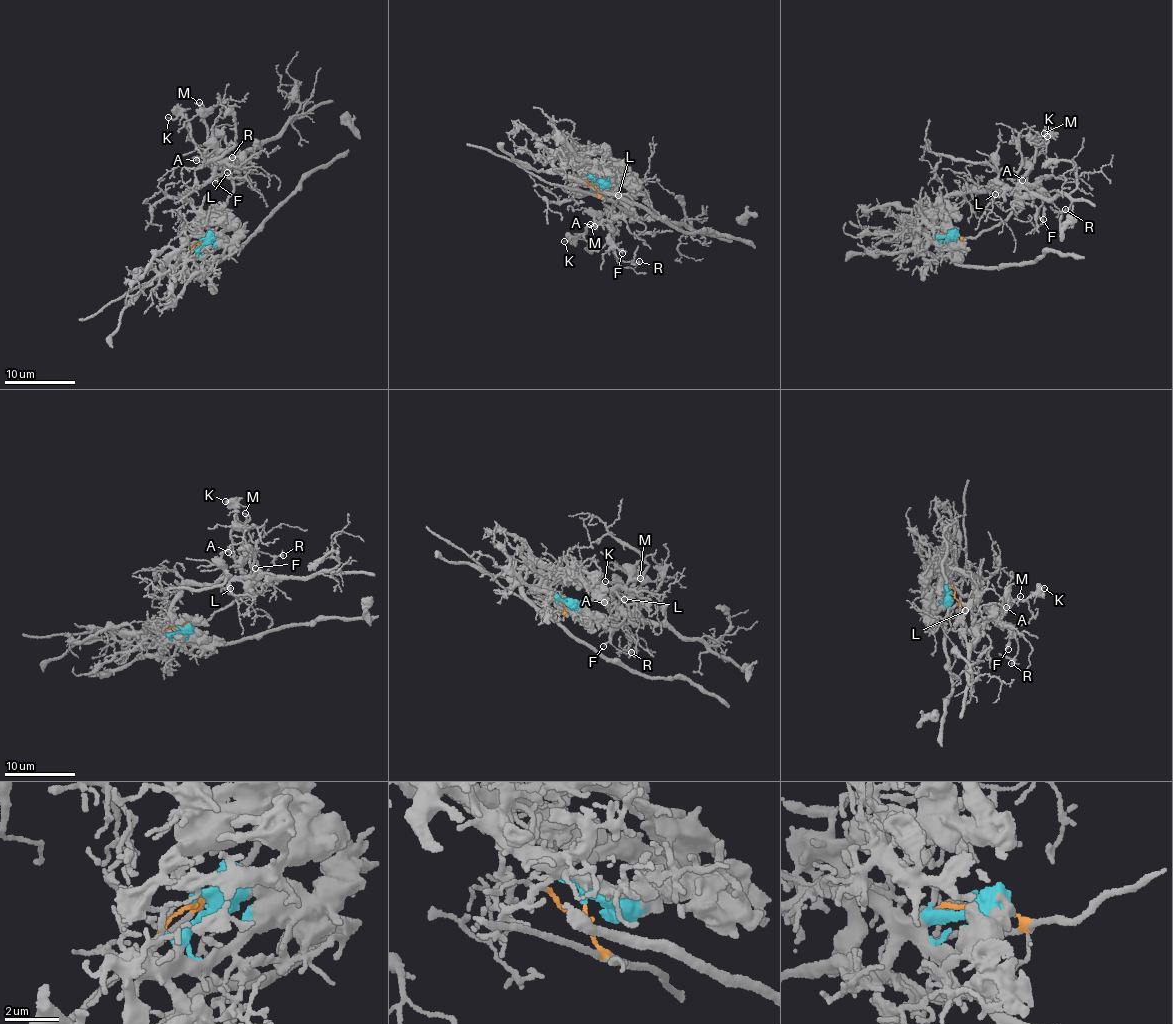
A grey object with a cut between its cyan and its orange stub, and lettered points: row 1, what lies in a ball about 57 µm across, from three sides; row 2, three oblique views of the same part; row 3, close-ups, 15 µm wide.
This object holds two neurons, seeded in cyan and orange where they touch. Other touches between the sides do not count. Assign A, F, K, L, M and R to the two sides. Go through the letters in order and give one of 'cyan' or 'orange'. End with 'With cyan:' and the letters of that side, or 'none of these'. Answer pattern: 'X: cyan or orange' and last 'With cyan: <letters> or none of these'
A: orange
F: orange
K: orange
L: orange
M: orange
R: orange
With cyan: none of these

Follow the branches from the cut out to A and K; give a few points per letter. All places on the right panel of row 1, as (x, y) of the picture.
A: (949, 233), (973, 238), (1008, 217), (1022, 179)
K: (949, 233), (973, 238), (1008, 217), (1032, 159), (1040, 150), (1047, 136)

